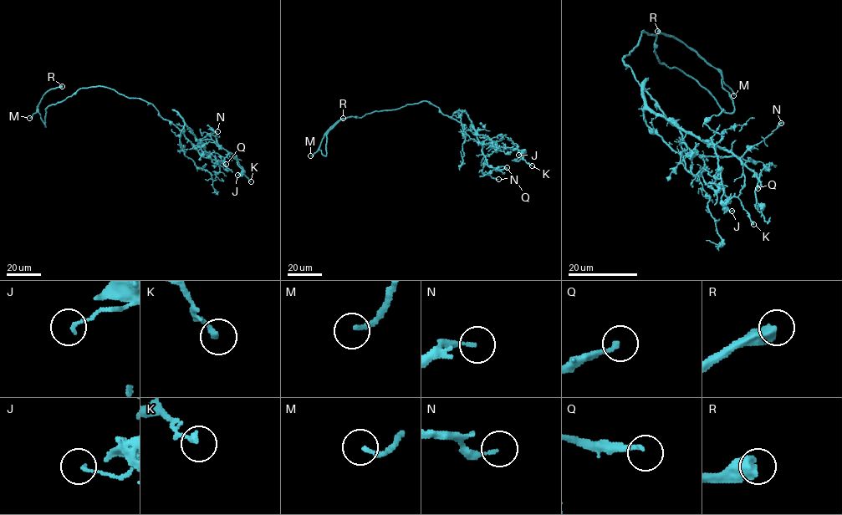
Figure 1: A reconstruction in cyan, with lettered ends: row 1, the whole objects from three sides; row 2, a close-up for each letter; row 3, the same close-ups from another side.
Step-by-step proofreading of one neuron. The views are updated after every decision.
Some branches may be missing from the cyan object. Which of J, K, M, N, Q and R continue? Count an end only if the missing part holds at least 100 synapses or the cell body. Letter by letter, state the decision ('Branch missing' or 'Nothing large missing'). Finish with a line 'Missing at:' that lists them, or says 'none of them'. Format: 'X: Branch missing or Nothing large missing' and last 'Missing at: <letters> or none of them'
J: Nothing large missing
K: Nothing large missing
M: Branch missing
N: Nothing large missing
Q: Branch missing
R: Branch missing
Missing at: M, Q, R

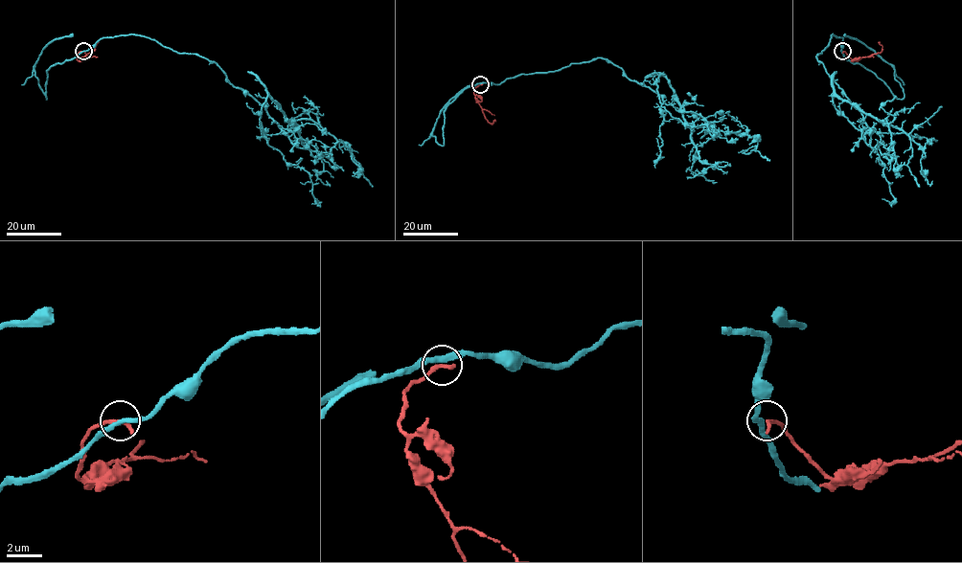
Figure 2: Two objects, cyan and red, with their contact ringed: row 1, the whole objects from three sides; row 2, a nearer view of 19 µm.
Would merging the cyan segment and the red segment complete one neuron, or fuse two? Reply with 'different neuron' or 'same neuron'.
different neuron

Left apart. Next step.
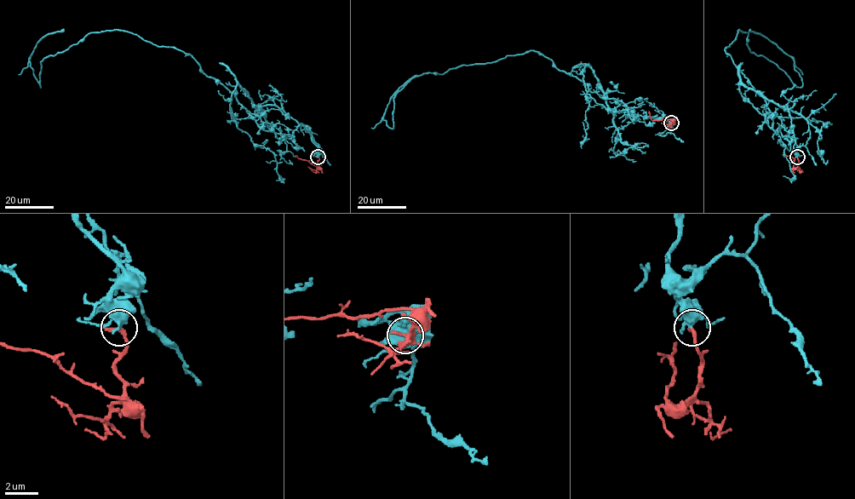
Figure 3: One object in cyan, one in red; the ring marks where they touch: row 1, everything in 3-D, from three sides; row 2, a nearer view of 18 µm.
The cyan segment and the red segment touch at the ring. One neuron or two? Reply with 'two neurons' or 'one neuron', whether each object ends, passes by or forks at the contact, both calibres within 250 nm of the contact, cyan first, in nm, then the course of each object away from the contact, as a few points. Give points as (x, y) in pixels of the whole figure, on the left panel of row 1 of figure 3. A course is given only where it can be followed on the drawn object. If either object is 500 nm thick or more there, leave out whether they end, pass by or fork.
one neuron | cyan passes by | red ends | 440/280 nm | cyan via (318, 157), (302, 125), (262, 129), (190, 54), (123, 31), (48, 55), (40, 87), (30, 57), (64, 30) | red via (318, 157), (318, 168), (295, 155)

